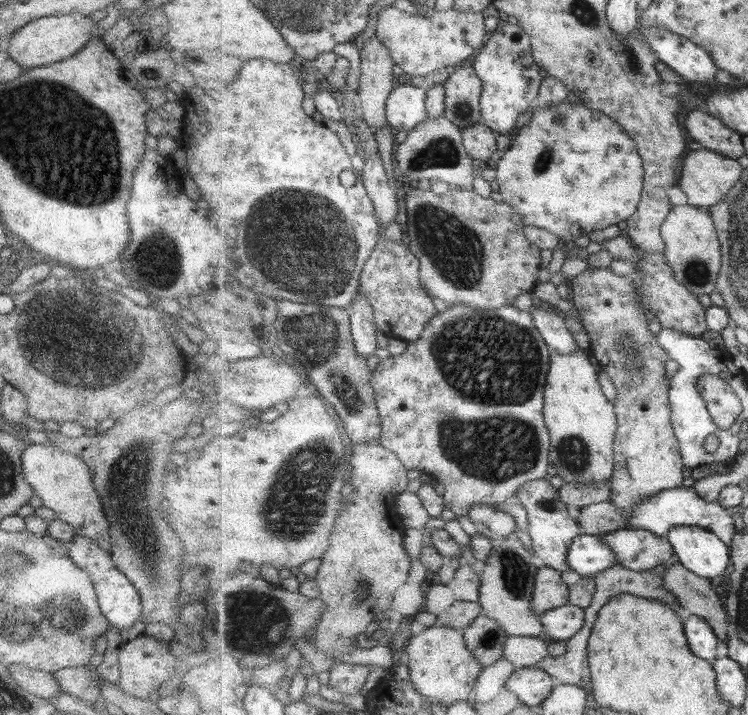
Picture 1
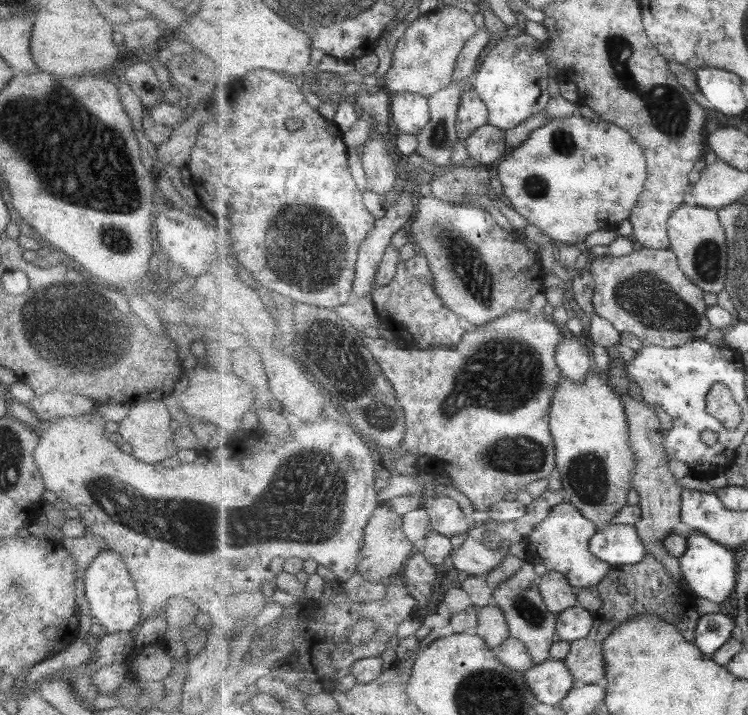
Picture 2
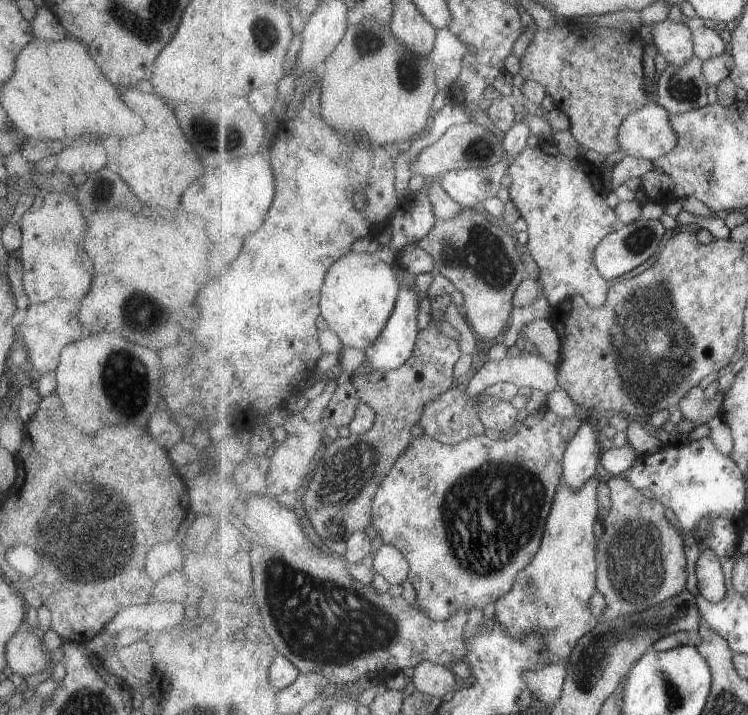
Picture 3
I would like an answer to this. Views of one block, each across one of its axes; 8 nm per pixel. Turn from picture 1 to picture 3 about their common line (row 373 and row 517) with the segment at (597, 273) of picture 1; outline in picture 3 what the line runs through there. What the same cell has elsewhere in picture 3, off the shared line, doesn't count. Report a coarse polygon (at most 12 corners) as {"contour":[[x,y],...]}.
{"contour":[[626,476],[598,540],[602,620],[688,586],[670,511]]}

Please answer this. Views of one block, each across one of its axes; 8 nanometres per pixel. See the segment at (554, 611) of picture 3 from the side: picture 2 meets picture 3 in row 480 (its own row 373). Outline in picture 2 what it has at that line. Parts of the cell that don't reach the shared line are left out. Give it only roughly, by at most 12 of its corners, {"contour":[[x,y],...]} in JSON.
{"contour":[[596,368],[552,402],[568,501],[604,527],[636,460],[623,399]]}

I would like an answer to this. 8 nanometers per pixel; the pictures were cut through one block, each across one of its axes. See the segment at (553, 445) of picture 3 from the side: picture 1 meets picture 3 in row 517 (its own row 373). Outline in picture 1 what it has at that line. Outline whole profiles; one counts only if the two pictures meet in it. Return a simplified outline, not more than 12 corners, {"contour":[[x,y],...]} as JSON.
{"contour":[[448,306],[373,372],[381,445],[468,516],[547,476],[550,347]]}

